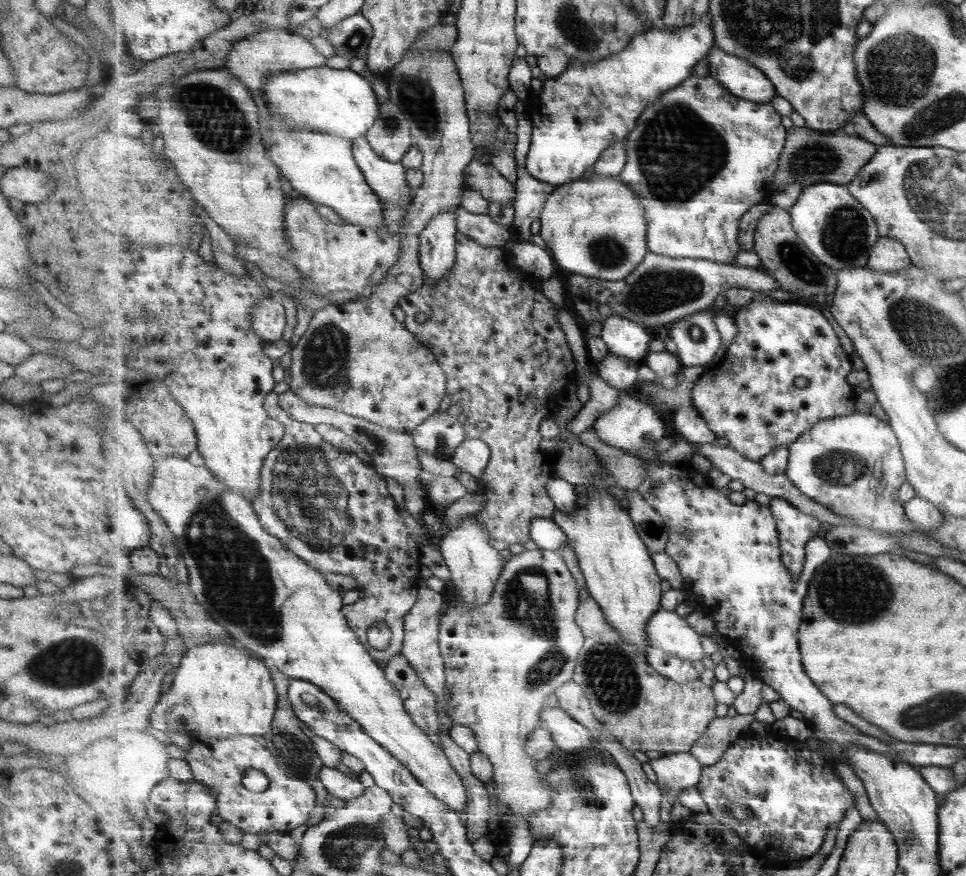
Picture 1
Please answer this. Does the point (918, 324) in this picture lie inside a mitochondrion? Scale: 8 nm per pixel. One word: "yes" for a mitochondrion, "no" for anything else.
yes

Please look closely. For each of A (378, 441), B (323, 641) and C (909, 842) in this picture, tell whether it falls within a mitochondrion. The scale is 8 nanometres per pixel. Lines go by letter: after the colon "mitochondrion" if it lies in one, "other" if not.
A: mitochondrion
B: other
C: mitochondrion

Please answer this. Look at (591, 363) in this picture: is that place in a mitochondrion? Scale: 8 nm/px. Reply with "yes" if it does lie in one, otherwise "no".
no

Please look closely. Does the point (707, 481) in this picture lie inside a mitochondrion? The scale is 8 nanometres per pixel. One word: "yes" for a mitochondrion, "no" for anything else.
no

